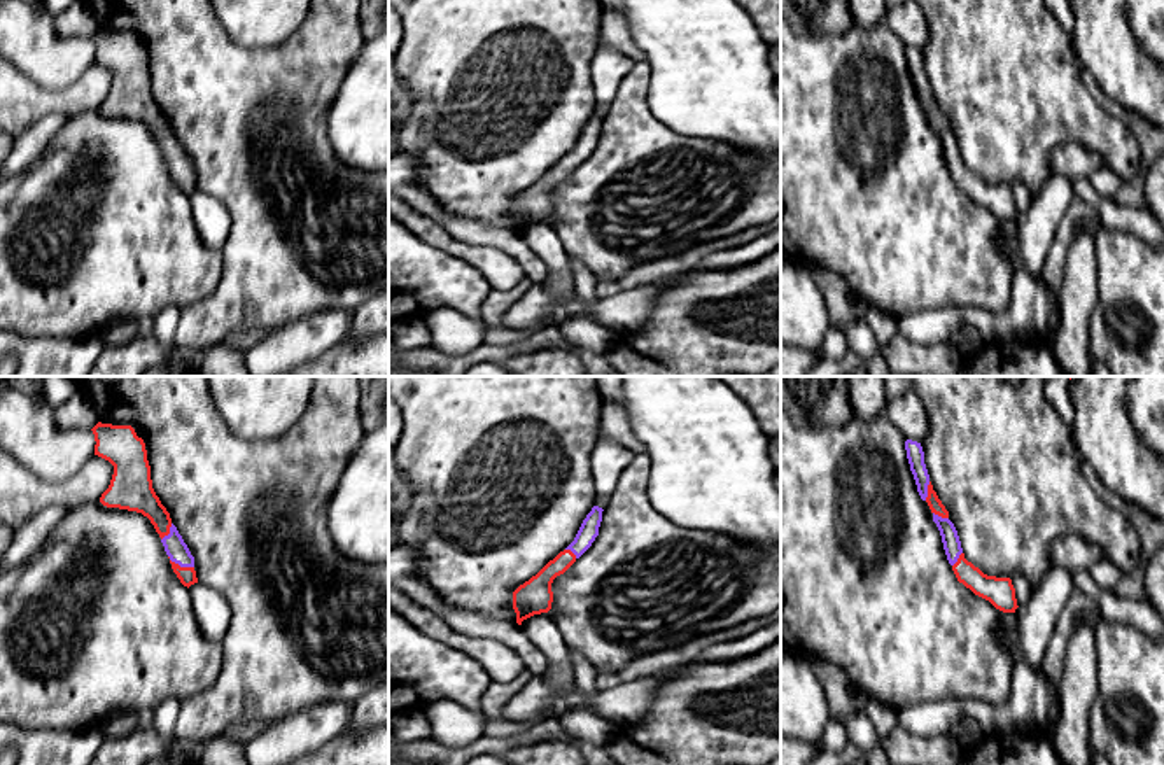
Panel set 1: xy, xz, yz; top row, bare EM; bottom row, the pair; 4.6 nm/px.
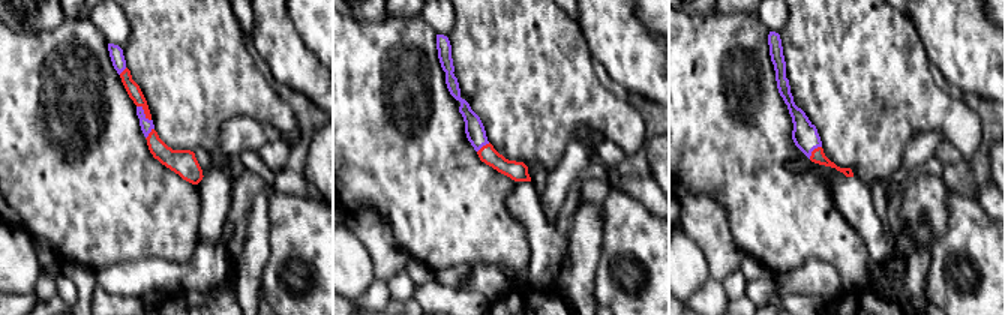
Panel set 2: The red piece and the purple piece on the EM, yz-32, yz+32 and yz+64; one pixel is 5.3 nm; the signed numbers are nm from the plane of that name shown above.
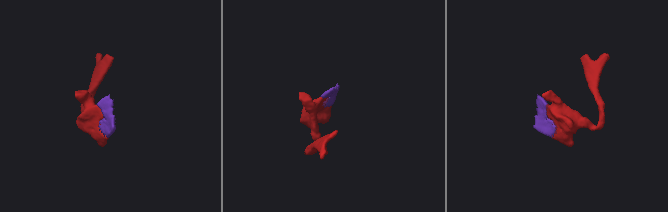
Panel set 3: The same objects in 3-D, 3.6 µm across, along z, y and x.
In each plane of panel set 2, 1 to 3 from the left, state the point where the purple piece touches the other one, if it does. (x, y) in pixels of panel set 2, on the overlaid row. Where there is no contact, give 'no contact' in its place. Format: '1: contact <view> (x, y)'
1: contact yz-32 (144, 113)
2: contact yz+32 (483, 146)
3: contact yz+64 (813, 150)

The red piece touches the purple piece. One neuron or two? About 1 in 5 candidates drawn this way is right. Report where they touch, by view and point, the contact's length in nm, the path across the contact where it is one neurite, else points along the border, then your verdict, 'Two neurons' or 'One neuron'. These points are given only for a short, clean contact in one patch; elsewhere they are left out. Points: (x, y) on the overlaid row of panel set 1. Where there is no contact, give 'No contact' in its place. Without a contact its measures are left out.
Touches red at xy (179, 566). Shared border 130 nm. One neuron

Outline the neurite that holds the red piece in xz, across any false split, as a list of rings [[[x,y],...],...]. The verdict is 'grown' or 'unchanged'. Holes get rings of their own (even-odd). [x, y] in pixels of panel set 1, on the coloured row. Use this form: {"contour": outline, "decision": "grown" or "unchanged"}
{"contour": [[[593,506],[583,520],[574,541],[550,560],[536,576],[513,592],[513,609],[516,613],[518,625],[534,614],[548,613],[551,609],[553,579],[564,574],[592,546],[599,536],[602,511],[602,508]]], "decision": "grown"}

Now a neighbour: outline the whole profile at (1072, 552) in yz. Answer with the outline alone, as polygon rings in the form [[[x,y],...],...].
[[[1073,534],[1057,537],[1050,546],[1050,569],[1066,567],[1071,572],[1089,571],[1092,564],[1103,558],[1104,553],[1099,546]]]

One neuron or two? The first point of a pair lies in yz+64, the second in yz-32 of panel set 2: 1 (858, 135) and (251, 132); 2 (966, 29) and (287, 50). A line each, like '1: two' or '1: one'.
1: two
2: one

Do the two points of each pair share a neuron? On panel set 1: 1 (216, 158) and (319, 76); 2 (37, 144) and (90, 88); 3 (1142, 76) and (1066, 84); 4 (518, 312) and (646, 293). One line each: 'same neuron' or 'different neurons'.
1: same neuron
2: different neurons
3: different neurons
4: same neuron

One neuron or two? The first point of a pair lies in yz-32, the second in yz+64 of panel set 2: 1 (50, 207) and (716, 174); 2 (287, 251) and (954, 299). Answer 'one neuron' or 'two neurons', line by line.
1: one neuron
2: one neuron

